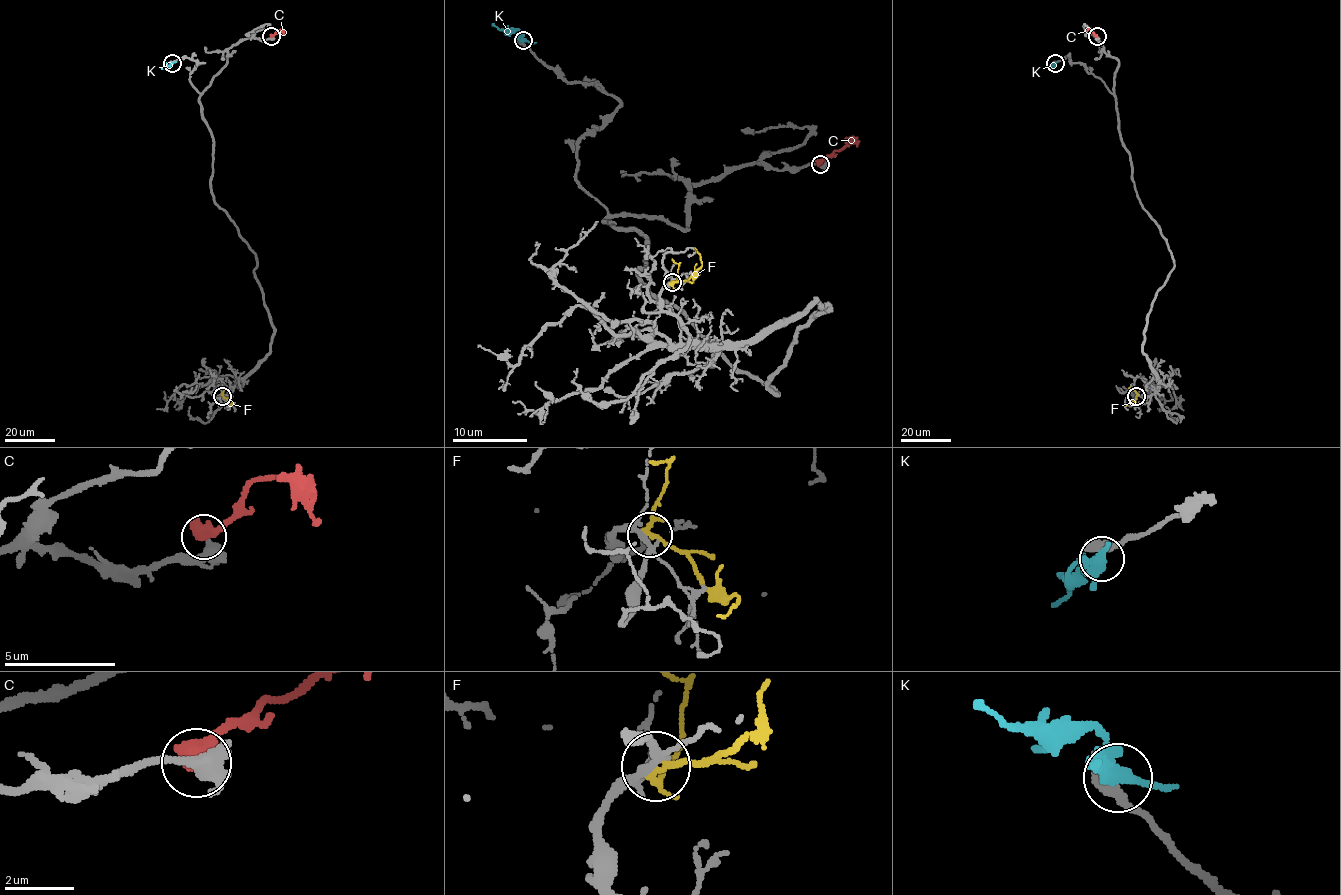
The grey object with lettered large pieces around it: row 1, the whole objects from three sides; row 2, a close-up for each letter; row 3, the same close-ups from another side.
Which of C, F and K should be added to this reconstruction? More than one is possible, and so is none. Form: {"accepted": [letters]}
{"accepted": []}

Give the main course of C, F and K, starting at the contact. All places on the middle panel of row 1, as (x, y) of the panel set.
C: (820, 164), (850, 142), (856, 146)
F: (672, 283), (687, 279), (702, 264), (695, 247)
K: (522, 41), (519, 30), (504, 30), (492, 24)

